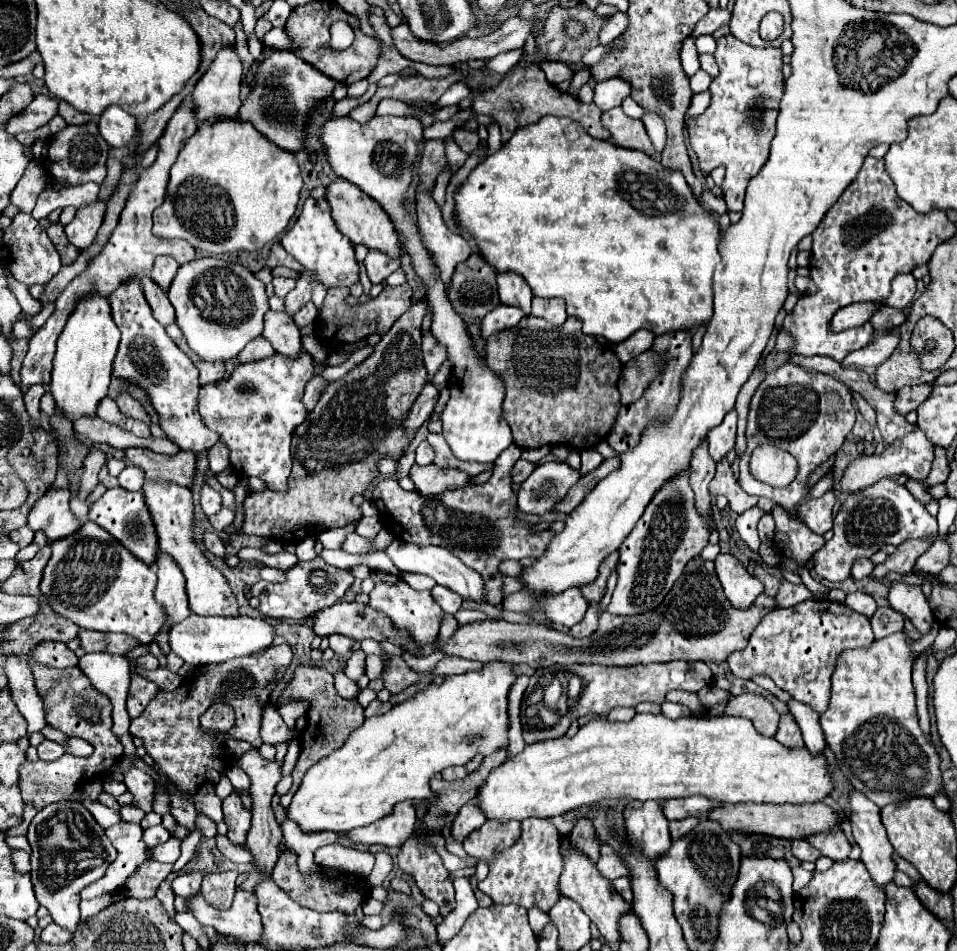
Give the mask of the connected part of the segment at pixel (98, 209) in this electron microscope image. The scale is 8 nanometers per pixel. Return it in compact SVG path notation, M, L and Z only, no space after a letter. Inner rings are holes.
M102 200L80 206L76 210L74 220L68 224L68 228L64 228L64 232L68 230L66 236L70 244L74 244L78 250L86 250L94 242L96 232L102 226L104 212L106 212L106 202Z

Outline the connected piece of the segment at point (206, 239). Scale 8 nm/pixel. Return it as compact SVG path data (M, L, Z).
M234 118L234 120L208 120L208 124L200 124L198 132L194 132L184 142L184 148L180 148L176 164L170 168L170 180L168 180L168 192L164 196L164 204L160 204L160 208L156 208L156 212L154 212L154 236L160 236L164 240L182 238L182 240L190 242L196 250L204 250L210 254L232 254L238 250L254 252L254 250L260 250L264 244L272 242L280 232L286 230L290 218L296 212L300 190L302 190L302 176L300 176L300 168L298 168L298 162L296 162L292 152L284 152L282 148L276 148L276 144L268 142L266 136L260 136L260 132L256 132L256 128L252 128L252 124L244 124L244 120L238 120L238 118Z

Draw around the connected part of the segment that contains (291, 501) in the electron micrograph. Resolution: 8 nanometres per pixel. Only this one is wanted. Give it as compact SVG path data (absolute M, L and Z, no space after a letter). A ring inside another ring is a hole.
M414 304L406 314L402 314L396 324L382 336L376 344L374 354L348 372L344 378L332 382L316 408L308 418L296 428L292 438L292 474L288 480L288 492L262 492L252 494L244 500L244 532L256 536L268 536L280 540L282 544L298 544L306 536L316 538L320 530L348 526L350 522L360 522L362 510L352 504L354 494L366 492L372 480L378 476L376 460L382 454L400 454L408 444L408 436L402 432L400 424L412 402L426 384L426 370L422 364L420 350L420 324L426 314L426 304ZM352 480L368 480L368 484L352 484Z

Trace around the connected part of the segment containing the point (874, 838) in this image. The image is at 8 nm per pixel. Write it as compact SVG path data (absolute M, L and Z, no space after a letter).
M854 788L848 792L850 800L850 824L856 844L862 848L860 860L868 868L872 880L878 886L886 886L894 878L892 844L886 838L886 830L880 822L880 808L872 804L862 792Z

